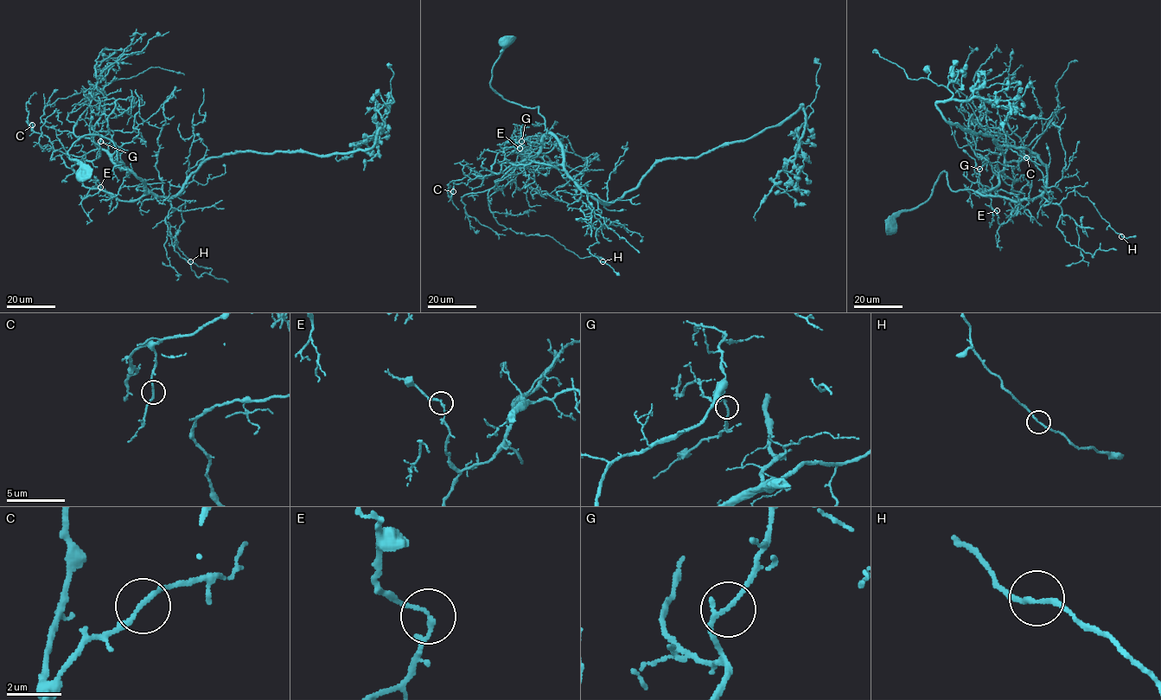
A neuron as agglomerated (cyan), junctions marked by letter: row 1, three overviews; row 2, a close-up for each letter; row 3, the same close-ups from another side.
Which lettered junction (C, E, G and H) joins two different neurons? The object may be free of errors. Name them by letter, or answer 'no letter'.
no letter

